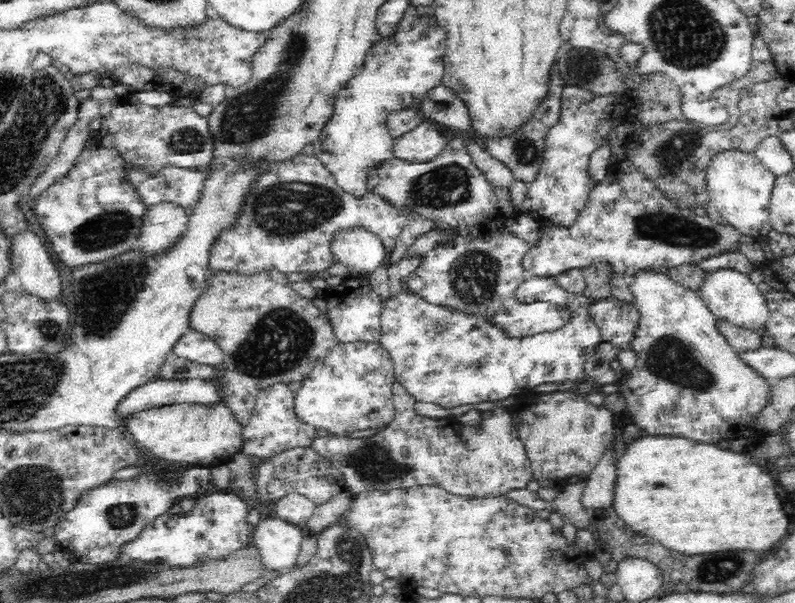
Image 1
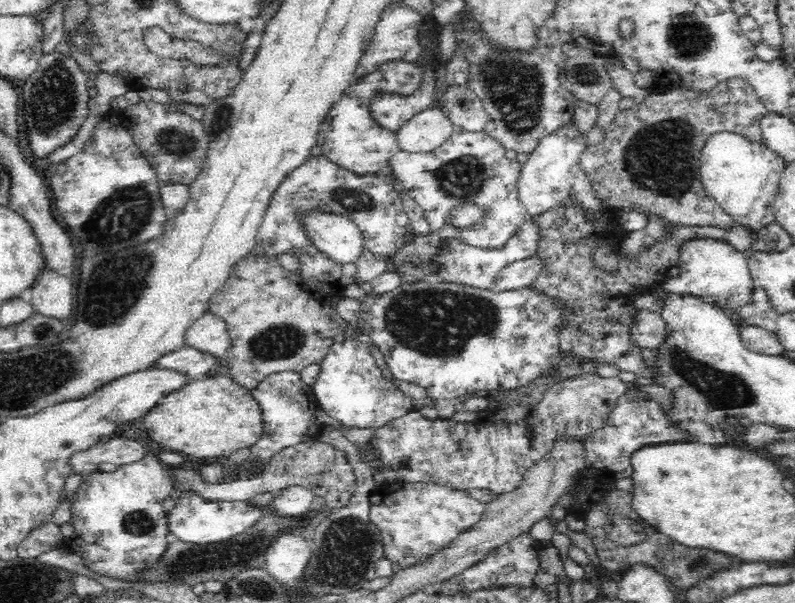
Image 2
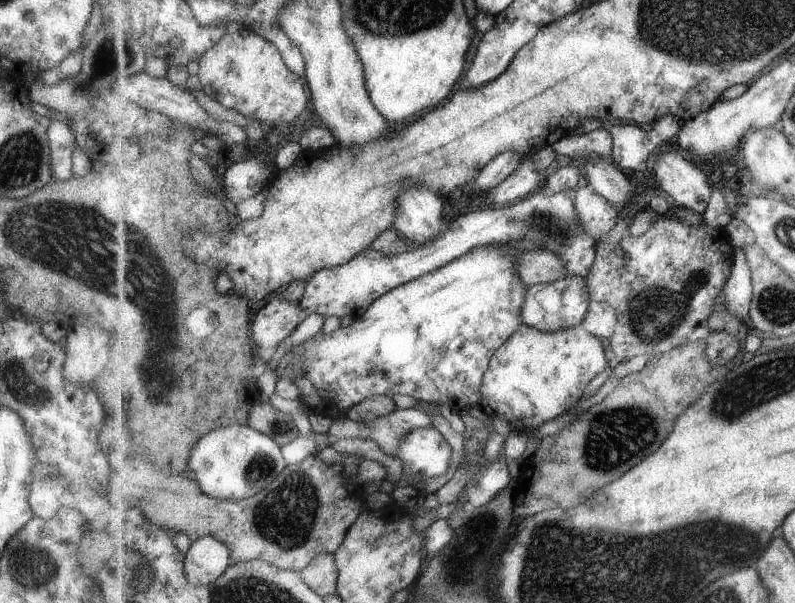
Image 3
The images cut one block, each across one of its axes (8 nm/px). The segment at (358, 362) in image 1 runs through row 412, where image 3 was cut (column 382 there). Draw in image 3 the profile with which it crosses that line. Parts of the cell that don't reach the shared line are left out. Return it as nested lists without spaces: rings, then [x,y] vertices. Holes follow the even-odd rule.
[[[509,245],[481,246],[440,270],[427,273],[426,276],[377,298],[365,310],[365,314],[353,319],[349,326],[341,326],[331,334],[323,334],[320,330],[283,355],[275,371],[276,382],[282,378],[291,380],[291,376],[295,376],[283,366],[293,366],[295,362],[301,362],[301,372],[307,373],[295,378],[299,386],[299,403],[308,407],[311,413],[332,420],[337,412],[345,412],[347,408],[353,408],[369,396],[376,395],[391,398],[395,394],[410,396],[429,406],[449,406],[457,413],[480,406],[484,375],[493,356],[524,326],[521,306],[525,305],[527,286],[517,272],[517,260],[521,252]]]

